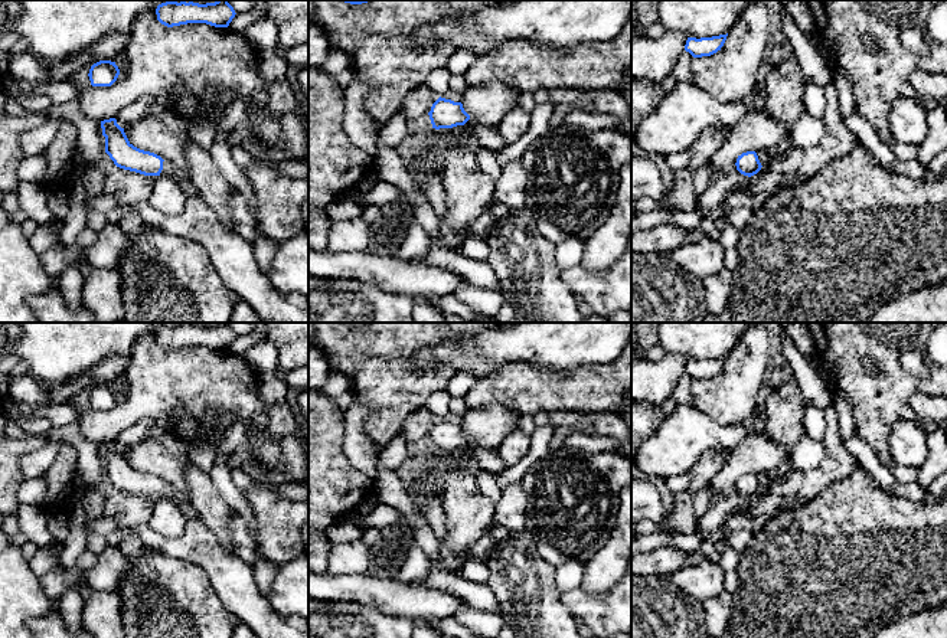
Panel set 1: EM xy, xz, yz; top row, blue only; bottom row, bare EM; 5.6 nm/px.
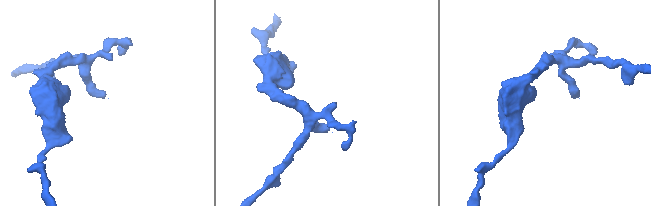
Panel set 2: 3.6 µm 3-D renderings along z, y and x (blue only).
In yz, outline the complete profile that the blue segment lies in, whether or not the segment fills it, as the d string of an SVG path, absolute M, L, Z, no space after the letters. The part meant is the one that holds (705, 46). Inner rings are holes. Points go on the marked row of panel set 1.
M726 35L712 36L712 37L688 37L685 50L693 58L711 56L721 50L726 40Z

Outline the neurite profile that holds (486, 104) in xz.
M502 81L470 85L461 102L470 120L464 125L434 130L437 153L444 157L445 150L455 143L474 148L477 141L473 131L477 127L497 127L502 118L517 107L519 95Z

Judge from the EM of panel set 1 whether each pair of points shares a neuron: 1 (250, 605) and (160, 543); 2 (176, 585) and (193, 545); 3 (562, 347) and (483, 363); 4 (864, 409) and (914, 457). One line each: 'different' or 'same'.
1: same
2: different
3: same
4: different

